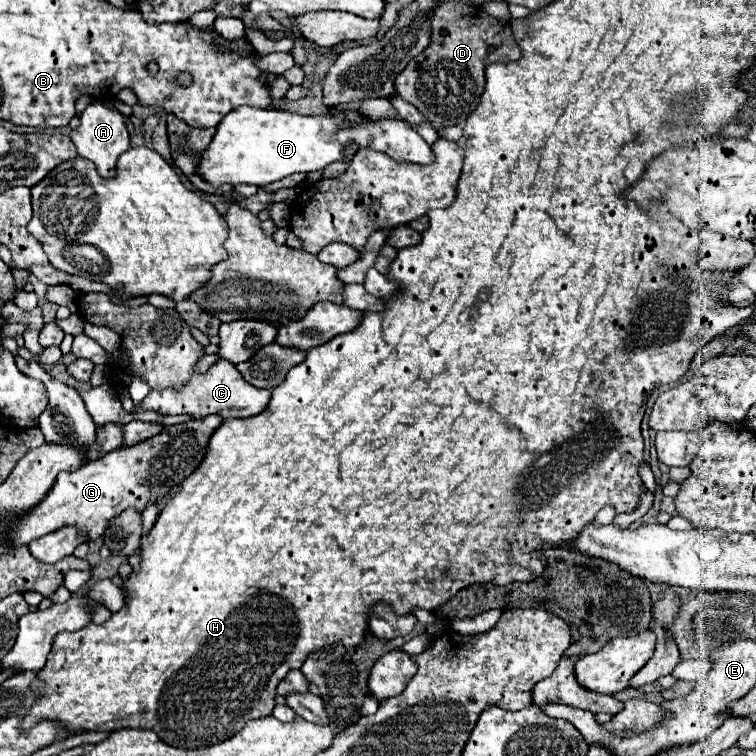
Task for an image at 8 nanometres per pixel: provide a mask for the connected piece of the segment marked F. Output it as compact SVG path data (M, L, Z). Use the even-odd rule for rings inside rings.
M239 106L235 110L231 110L219 124L217 124L217 132L213 134L213 140L209 144L207 150L203 150L203 156L199 156L199 168L197 174L213 184L215 188L229 184L229 186L237 186L237 184L253 184L253 186L267 186L275 180L281 180L285 176L291 176L295 172L315 172L315 170L323 170L325 166L329 166L331 162L343 160L343 146L349 142L359 144L361 148L369 146L375 148L379 152L385 152L387 156L391 156L395 162L399 164L429 164L433 162L433 152L429 148L429 144L425 144L425 140L421 140L421 136L417 134L417 130L413 126L409 126L407 122L397 122L397 120L377 120L371 122L369 118L363 118L359 112L341 112L341 114L333 114L335 110L329 110L327 116L301 116L297 112L289 112L289 110L263 110L263 108L253 108L253 106Z

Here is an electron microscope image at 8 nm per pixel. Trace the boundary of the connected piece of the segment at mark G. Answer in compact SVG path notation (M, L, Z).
M207 416L205 420L189 420L187 424L181 426L183 432L179 432L179 436L175 428L165 428L161 436L153 436L141 444L115 448L113 452L83 464L75 472L61 472L57 476L55 486L45 496L45 502L41 502L33 512L27 512L23 518L13 522L9 530L11 544L25 546L31 540L55 532L67 524L73 524L83 534L89 534L89 540L99 538L101 532L105 530L105 524L113 516L117 516L117 512L129 506L143 512L145 504L151 498L159 500L171 494L173 486L177 486L185 476L195 472L195 468L203 460L211 434L221 426L221 422L223 422L221 416Z

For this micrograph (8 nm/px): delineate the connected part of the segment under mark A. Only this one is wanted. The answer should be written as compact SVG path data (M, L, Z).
M93 102L81 114L79 128L71 130L69 136L71 136L71 140L73 140L75 148L77 148L77 154L81 158L91 160L97 166L97 172L99 172L101 178L117 176L117 158L129 148L129 132L127 132L123 114L119 114L117 110L107 108L101 102Z

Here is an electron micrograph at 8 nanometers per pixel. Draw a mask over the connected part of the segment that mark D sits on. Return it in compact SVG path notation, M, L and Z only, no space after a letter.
M443 2L431 16L431 44L421 56L409 62L397 76L397 94L411 102L427 120L441 126L463 126L479 106L485 90L485 68L491 62L515 62L521 50L513 38L509 22L489 16L483 8L467 2Z

